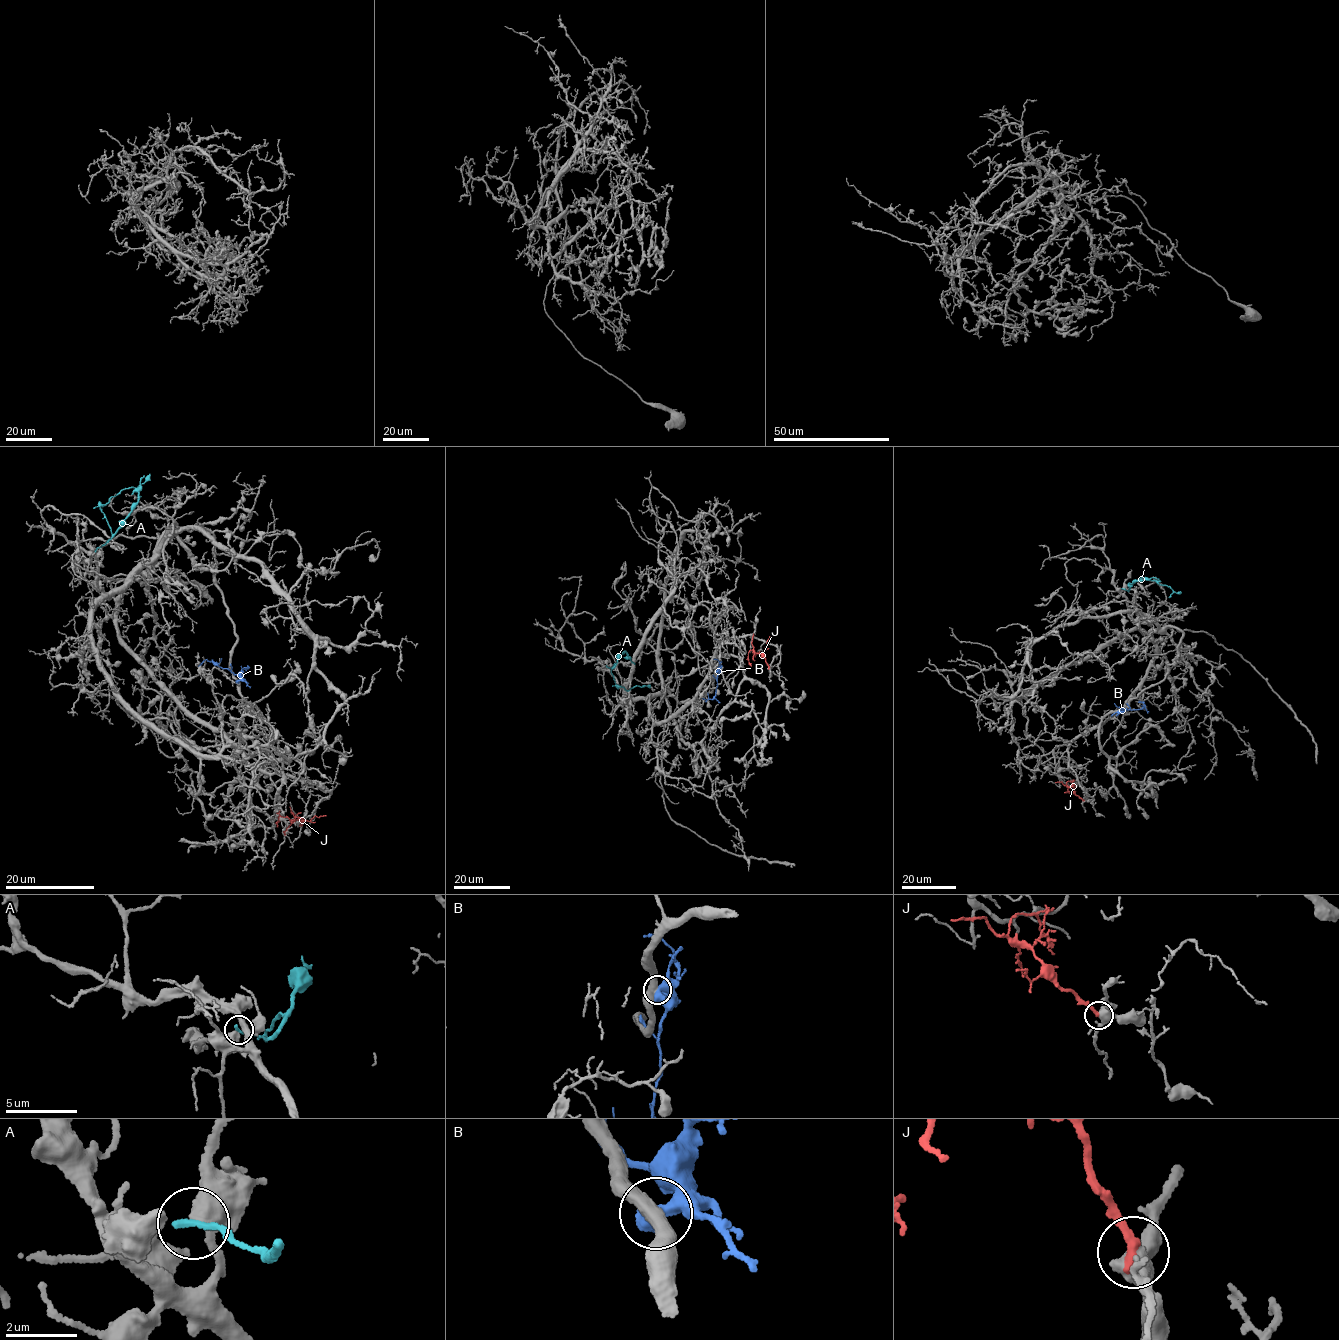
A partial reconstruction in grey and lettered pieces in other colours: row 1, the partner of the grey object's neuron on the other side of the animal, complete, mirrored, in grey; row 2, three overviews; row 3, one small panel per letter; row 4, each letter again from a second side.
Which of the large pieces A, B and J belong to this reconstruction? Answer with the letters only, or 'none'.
none

